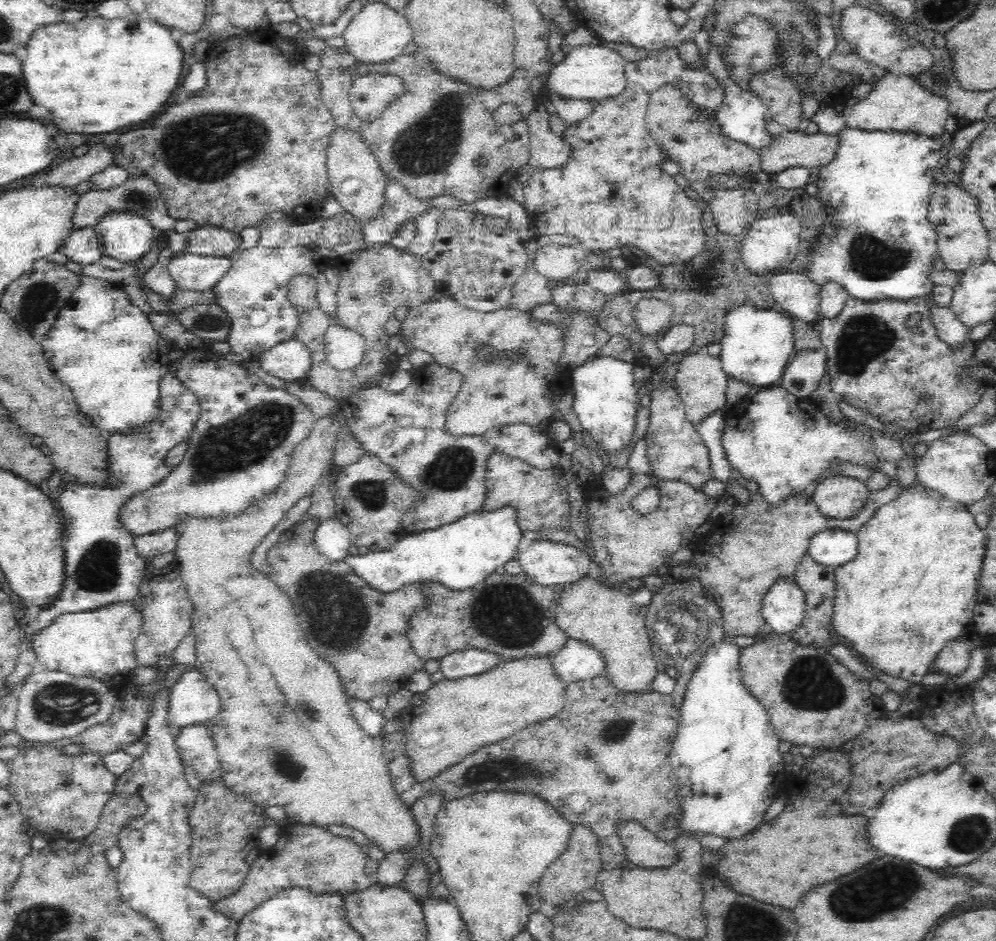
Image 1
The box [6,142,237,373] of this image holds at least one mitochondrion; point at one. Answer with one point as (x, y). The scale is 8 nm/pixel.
(38, 298)

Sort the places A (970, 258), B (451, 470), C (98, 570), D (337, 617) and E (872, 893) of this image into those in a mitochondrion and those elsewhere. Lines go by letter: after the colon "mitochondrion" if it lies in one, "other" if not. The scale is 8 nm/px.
A: other
B: mitochondrion
C: mitochondrion
D: mitochondrion
E: mitochondrion

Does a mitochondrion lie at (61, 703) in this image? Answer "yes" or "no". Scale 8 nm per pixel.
yes

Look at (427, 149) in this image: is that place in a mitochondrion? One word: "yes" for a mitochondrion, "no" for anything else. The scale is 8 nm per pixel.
yes

